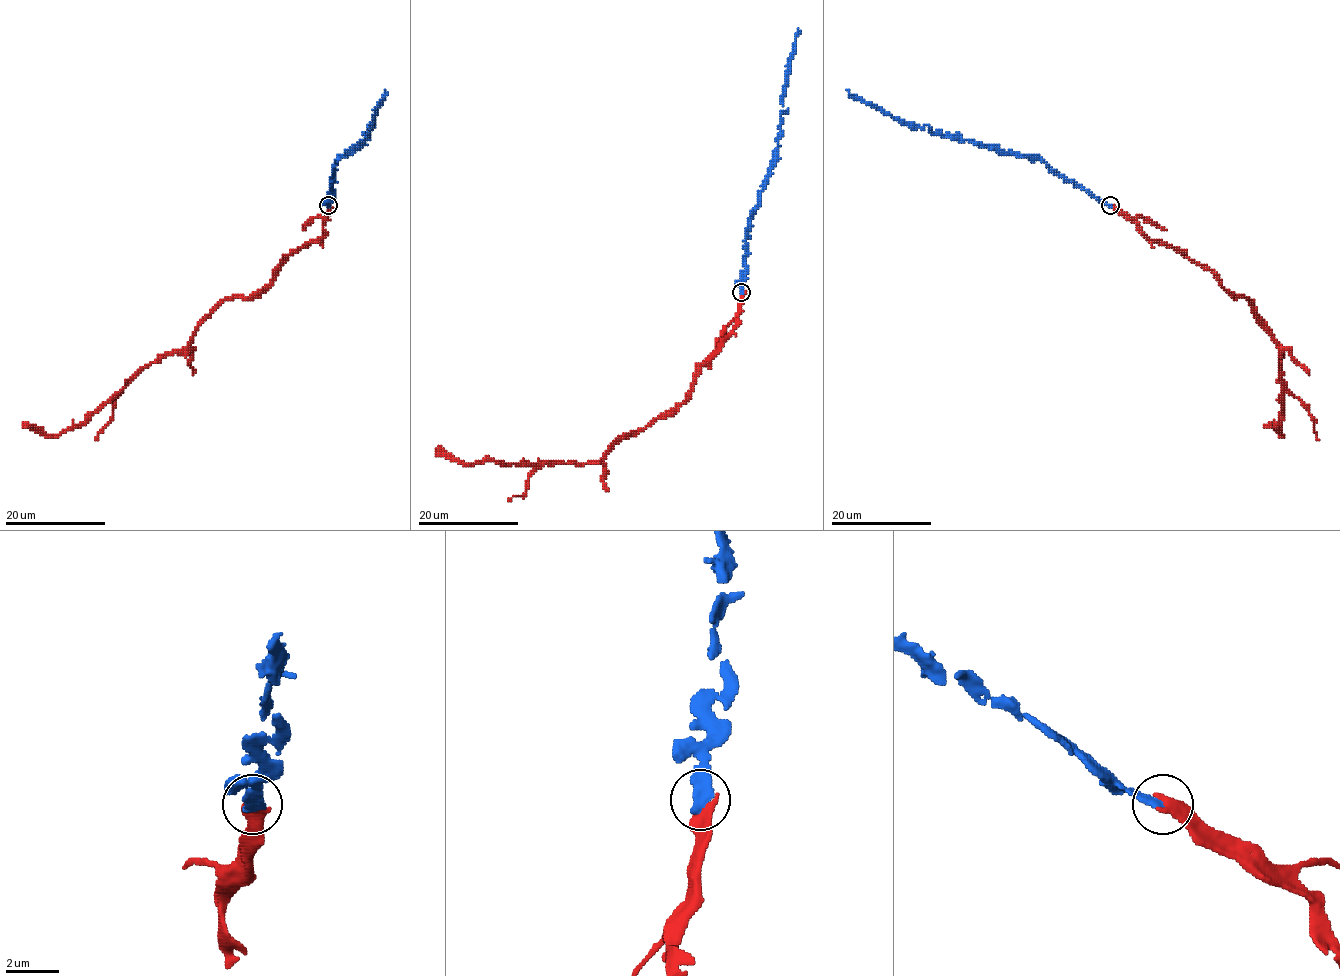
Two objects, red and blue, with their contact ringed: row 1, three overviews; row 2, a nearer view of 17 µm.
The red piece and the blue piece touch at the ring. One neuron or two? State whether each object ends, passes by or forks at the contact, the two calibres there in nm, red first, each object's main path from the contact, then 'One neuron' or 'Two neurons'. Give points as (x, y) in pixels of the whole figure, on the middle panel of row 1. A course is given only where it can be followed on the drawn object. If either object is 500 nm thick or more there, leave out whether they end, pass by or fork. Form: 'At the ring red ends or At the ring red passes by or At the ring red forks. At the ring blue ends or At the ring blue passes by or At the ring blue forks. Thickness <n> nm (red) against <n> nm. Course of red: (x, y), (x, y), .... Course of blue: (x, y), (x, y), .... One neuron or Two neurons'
Thickness 400 nm (red) against 500 nm. Course of red: (741, 291), (736, 328), (700, 369), (685, 399), (622, 435), (599, 460), (457, 463), (435, 450). Course of blue: (741, 291), (746, 271), (746, 230), (775, 158), (781, 114), (786, 111), (782, 103), (783, 86), (797, 29). Two neurons

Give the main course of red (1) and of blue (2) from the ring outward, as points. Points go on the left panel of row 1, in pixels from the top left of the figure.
1: (328, 205), (323, 235), (262, 290), (227, 296), (186, 346), (144, 365), (78, 426), (44, 436), (22, 424)
2: (328, 205), (333, 193), (333, 165), (365, 139), (373, 126), (369, 126), (383, 100), (384, 90)

